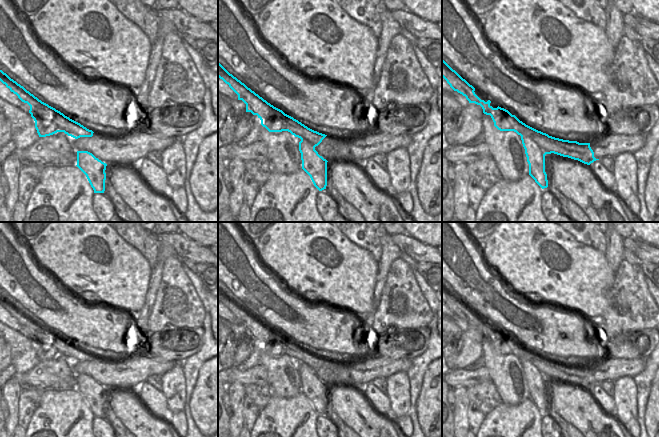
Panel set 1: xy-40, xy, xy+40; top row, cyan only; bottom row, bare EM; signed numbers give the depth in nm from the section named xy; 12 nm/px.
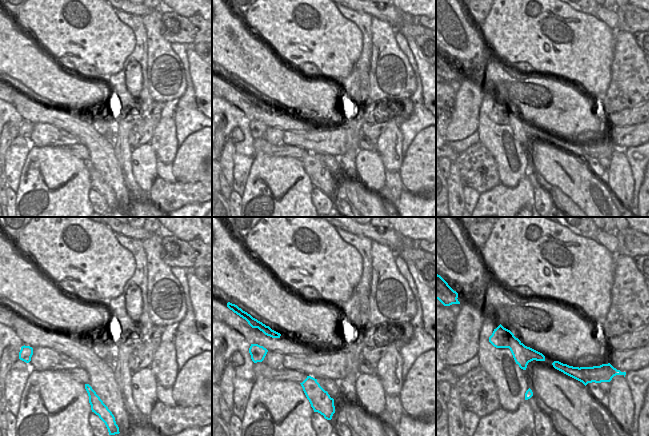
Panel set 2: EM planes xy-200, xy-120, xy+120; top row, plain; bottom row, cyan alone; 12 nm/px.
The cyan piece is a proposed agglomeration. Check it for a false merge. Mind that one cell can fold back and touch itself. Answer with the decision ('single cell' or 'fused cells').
fused cells

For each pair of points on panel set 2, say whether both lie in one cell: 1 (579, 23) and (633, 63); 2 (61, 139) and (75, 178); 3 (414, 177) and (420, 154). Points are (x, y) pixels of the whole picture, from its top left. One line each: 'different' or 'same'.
1: different
2: different
3: same

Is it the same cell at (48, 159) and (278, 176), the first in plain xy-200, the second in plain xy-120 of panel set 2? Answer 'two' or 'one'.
one

